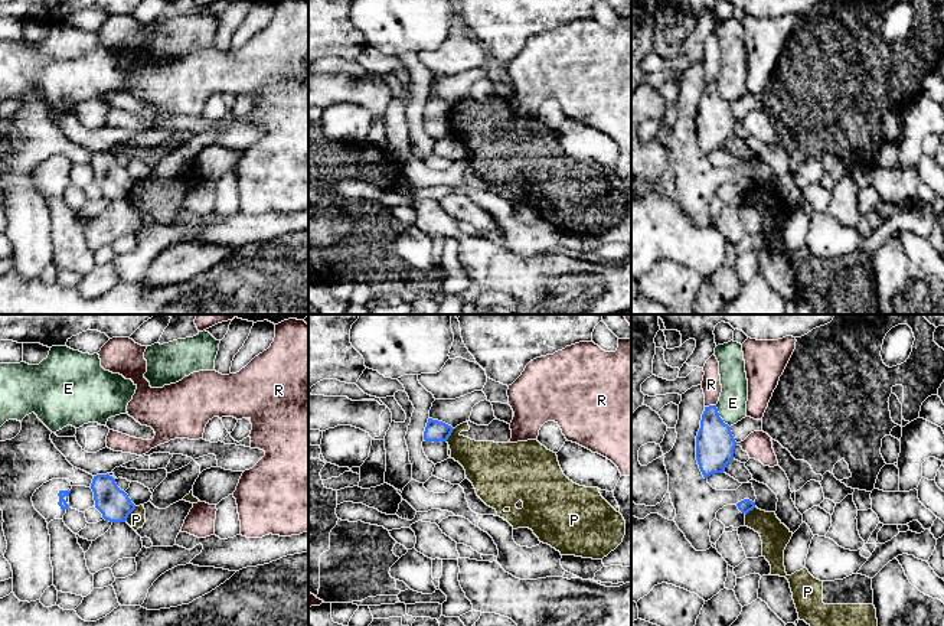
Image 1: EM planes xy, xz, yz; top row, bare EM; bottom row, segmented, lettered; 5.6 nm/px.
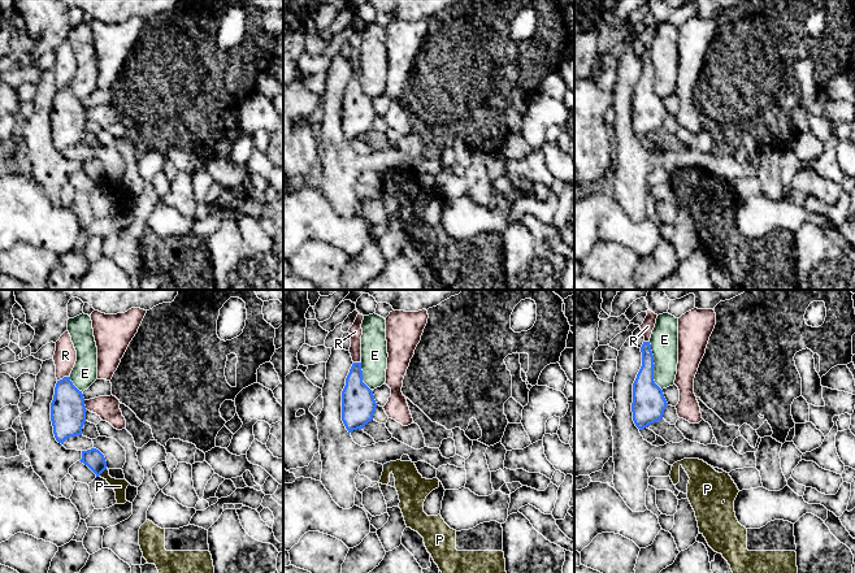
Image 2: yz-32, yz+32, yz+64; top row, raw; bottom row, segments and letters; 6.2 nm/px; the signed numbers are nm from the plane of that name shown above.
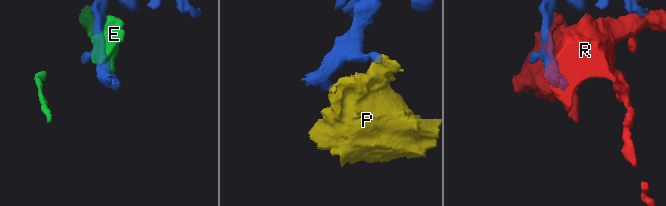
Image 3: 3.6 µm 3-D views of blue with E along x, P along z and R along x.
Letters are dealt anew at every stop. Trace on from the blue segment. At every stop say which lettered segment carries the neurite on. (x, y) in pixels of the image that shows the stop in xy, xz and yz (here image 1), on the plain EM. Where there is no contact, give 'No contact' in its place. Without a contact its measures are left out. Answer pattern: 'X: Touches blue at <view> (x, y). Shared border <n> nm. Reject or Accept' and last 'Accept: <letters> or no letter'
E: Touches blue at yz (719, 94). Shared border 150 nm. Reject
P: Touches blue at xy (130, 189). Shared border 110 nm. Reject
R: Touches blue at yz (709, 82). Shared border 70 nm. Reject
Accept: no letter

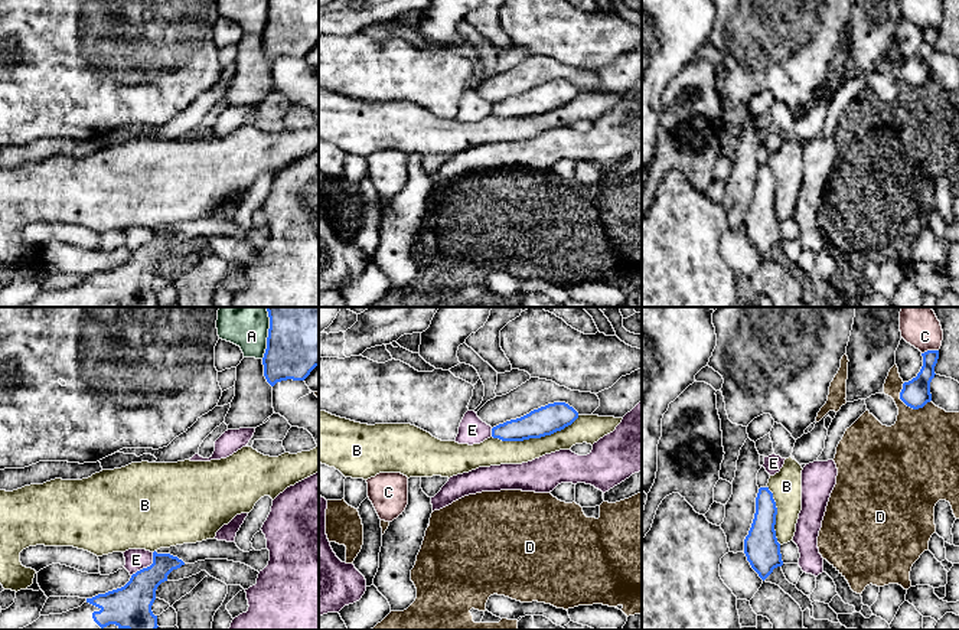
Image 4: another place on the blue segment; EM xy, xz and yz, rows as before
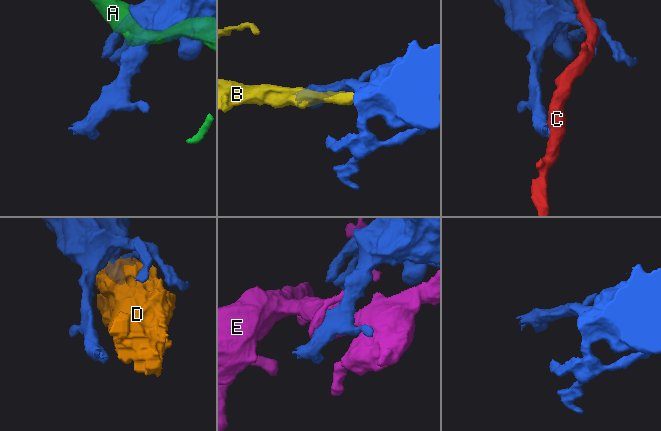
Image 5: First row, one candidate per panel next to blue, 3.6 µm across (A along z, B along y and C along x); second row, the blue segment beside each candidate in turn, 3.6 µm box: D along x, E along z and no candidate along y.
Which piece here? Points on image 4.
A: Touches blue at xy (267, 18). Shared border 200 nm. Reject
B: Touches blue at xz (535, 114). Shared border 500 nm. Reject
C: Touches blue at yz (929, 28). Shared border 100 nm. Reject
D: Touches blue at yz (909, 82). Shared border 190 nm. Reject
E: Touches blue at xy (147, 244). Shared border 180 nm. Reject
Accept: no letter

